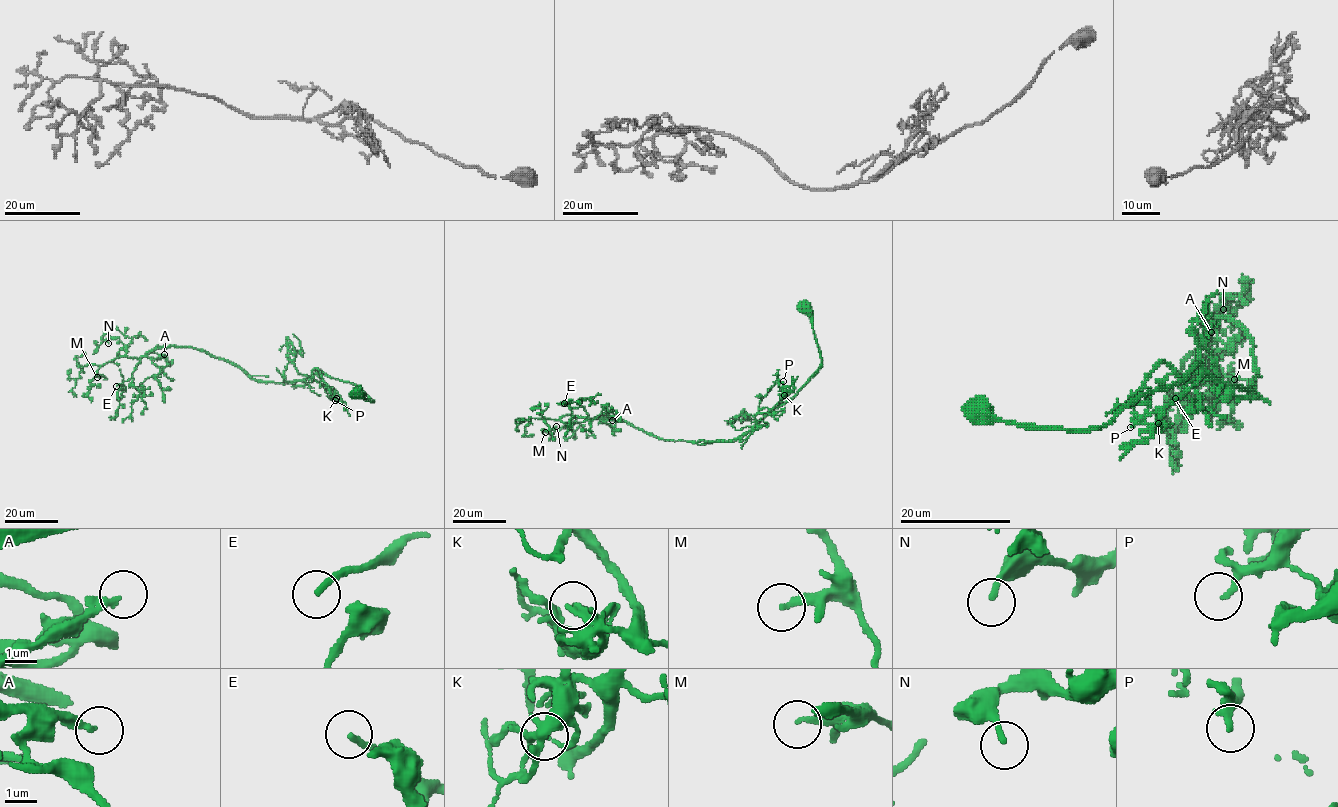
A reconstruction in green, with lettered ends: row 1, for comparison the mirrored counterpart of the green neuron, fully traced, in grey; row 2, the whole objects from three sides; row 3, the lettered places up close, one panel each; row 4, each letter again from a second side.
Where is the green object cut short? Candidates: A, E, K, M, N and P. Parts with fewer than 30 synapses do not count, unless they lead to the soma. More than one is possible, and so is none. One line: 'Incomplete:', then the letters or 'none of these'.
Incomplete: A, E

